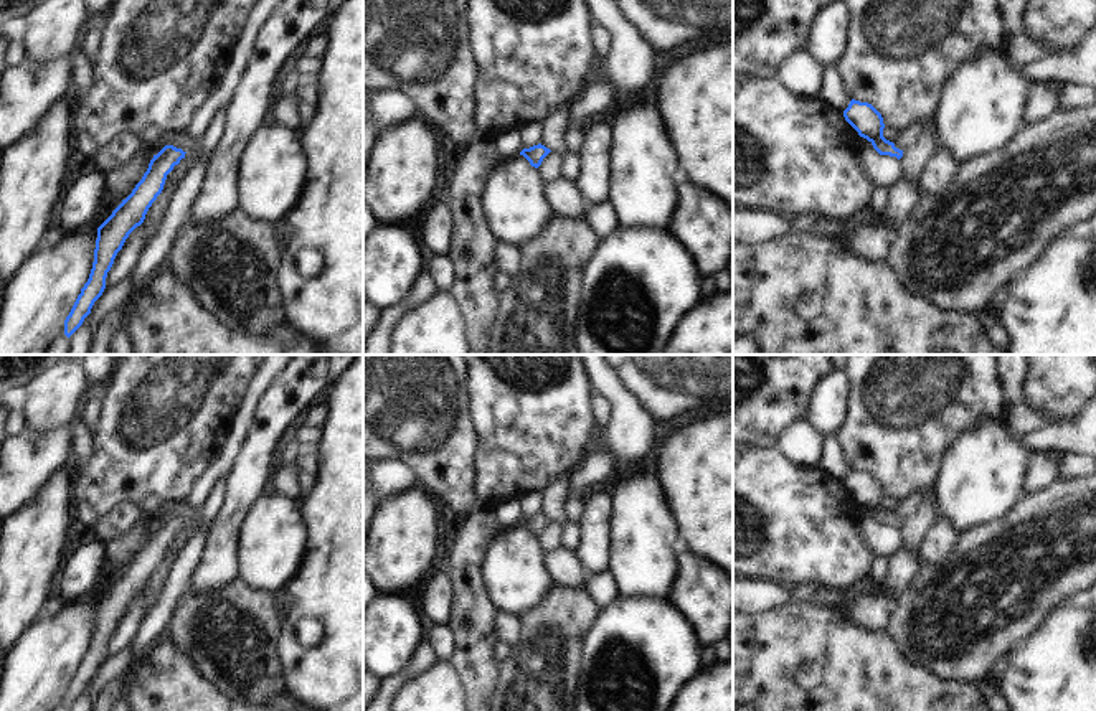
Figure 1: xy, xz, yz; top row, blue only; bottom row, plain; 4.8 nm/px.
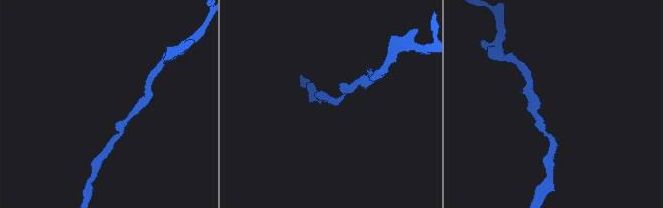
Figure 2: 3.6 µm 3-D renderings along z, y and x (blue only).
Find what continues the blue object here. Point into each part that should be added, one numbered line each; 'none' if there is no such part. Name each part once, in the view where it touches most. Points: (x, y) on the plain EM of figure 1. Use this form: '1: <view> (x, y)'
none

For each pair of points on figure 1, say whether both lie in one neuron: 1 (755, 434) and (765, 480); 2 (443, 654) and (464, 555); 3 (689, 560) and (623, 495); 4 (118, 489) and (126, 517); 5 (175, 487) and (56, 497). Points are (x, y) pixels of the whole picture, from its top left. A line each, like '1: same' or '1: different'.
1: different
2: different
3: different
4: different
5: different

